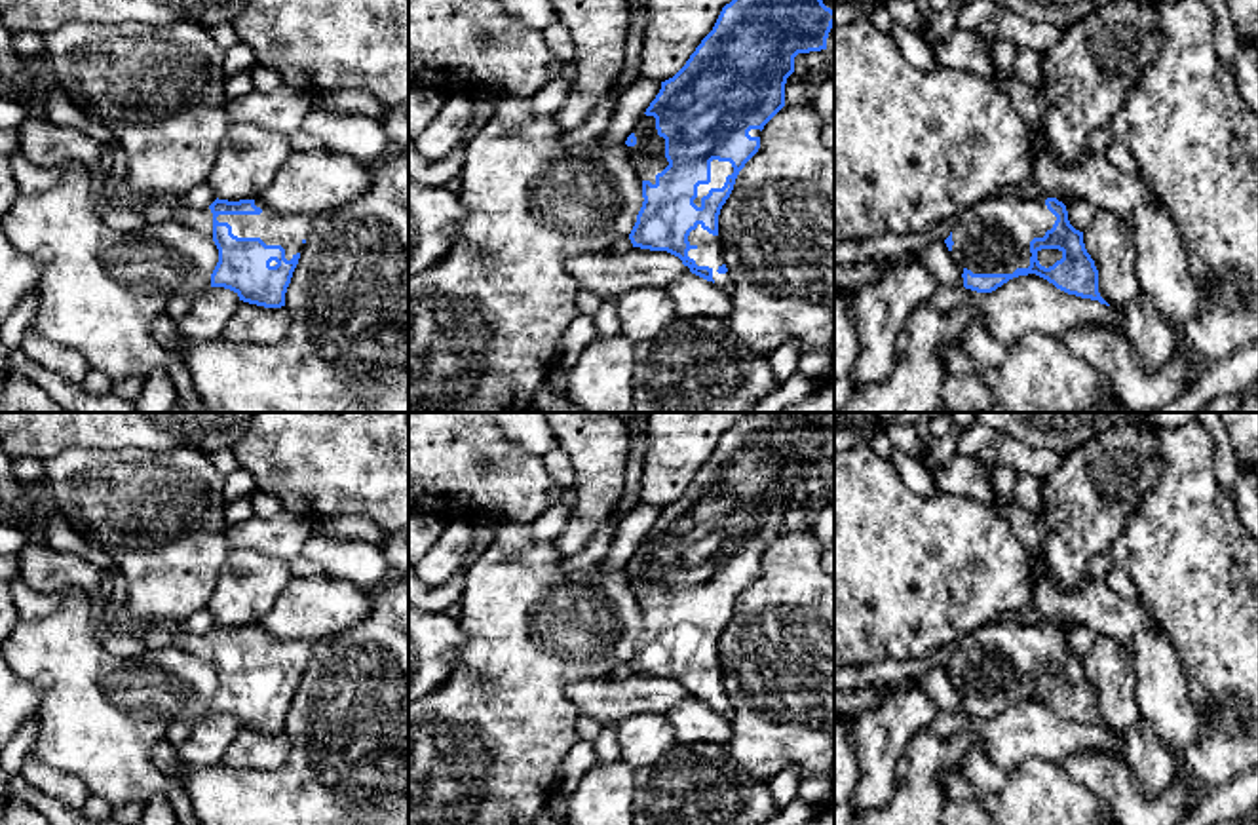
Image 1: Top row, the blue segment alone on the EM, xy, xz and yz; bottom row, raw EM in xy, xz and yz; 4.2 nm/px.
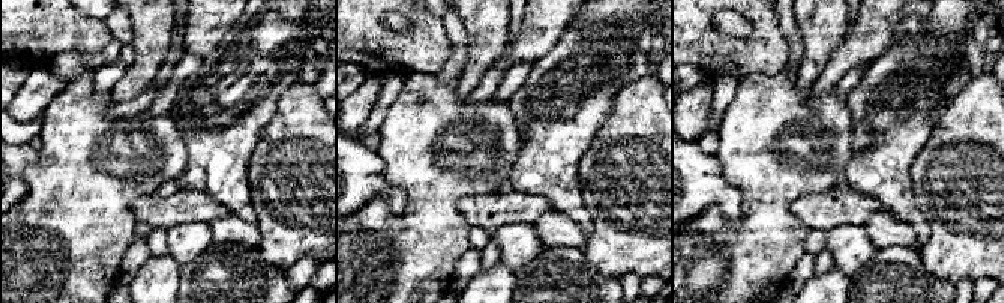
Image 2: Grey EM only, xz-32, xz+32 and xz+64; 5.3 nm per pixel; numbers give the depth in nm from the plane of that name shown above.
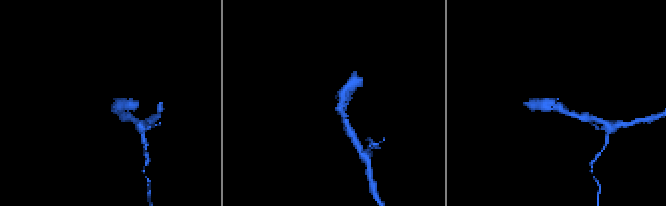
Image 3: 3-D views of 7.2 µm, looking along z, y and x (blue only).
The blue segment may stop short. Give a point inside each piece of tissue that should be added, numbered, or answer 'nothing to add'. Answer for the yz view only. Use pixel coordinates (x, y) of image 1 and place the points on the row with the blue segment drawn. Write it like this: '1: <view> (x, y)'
1: yz (992, 236)

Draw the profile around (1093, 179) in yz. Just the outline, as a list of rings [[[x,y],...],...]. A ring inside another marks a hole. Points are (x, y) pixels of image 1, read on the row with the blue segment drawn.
[[[1043,135],[1036,137],[1036,144],[1032,179],[1058,200],[1085,200],[1095,209],[1110,211],[1123,221],[1140,205],[1155,201],[1155,194],[1138,173],[1129,175],[1104,156],[1087,150],[1076,163],[1066,165]]]

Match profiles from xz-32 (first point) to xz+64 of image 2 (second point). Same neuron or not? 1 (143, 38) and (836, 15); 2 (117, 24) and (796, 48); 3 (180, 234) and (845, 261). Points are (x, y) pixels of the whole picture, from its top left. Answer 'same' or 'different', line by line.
1: same
2: same
3: same

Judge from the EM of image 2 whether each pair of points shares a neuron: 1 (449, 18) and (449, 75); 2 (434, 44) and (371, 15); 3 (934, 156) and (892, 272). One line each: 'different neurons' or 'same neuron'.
1: same neuron
2: same neuron
3: different neurons

